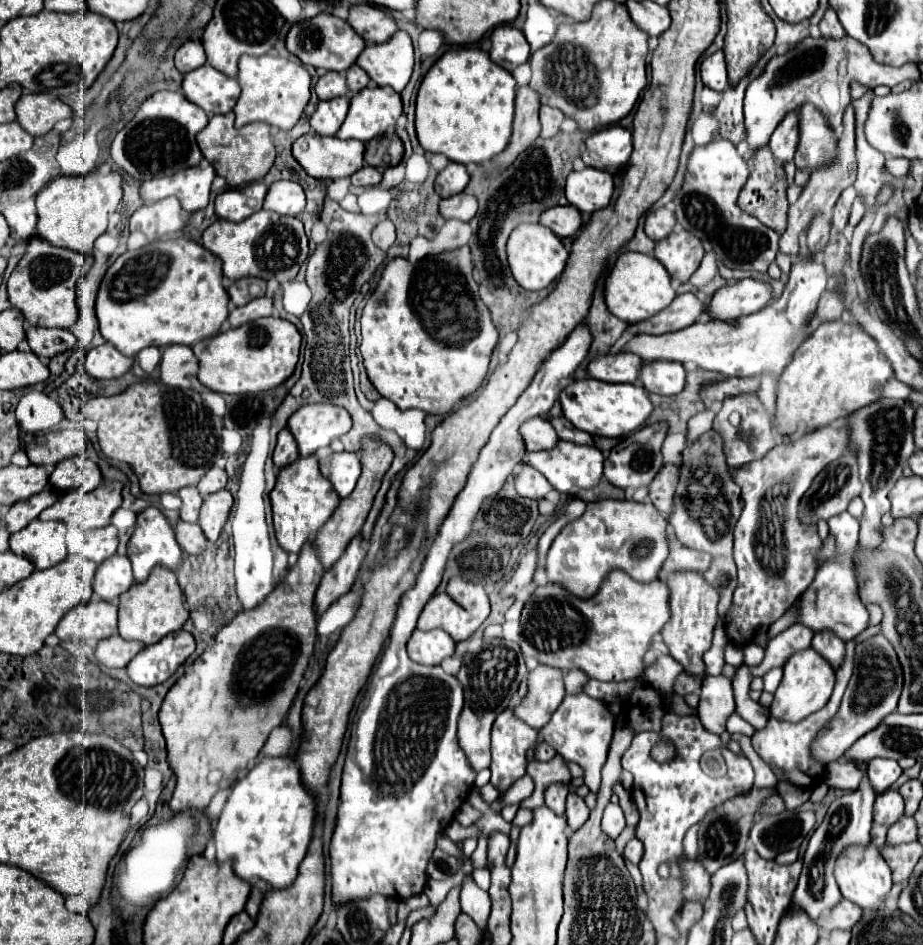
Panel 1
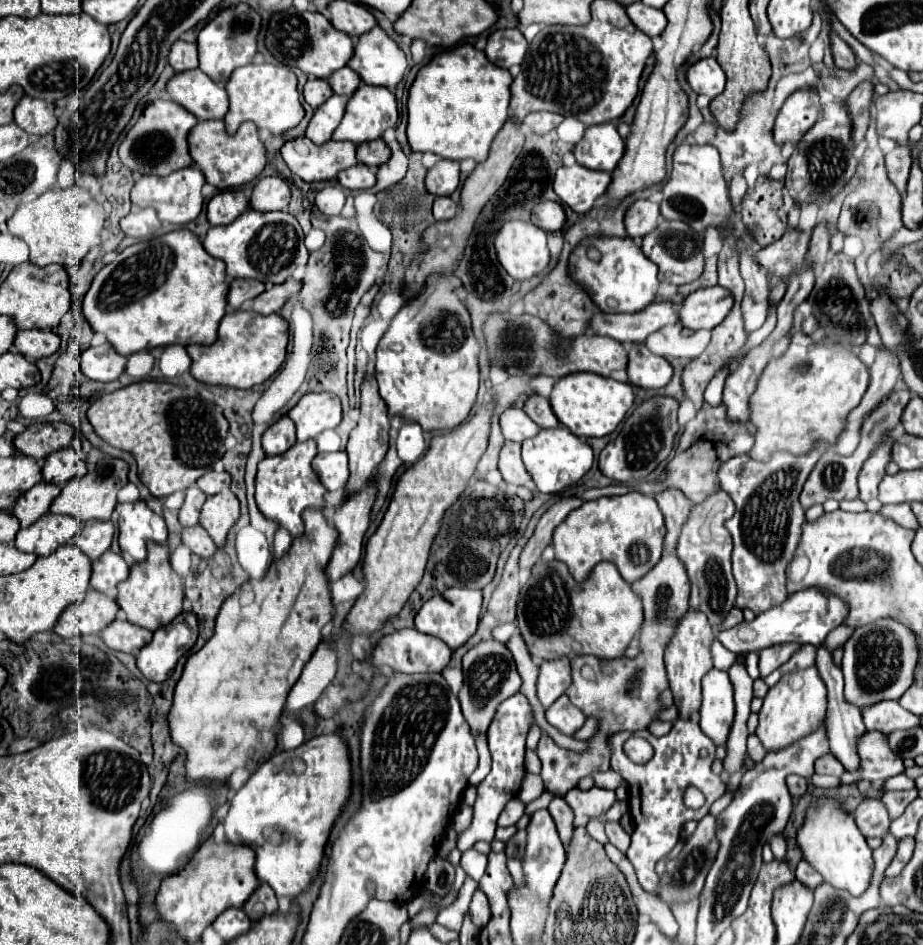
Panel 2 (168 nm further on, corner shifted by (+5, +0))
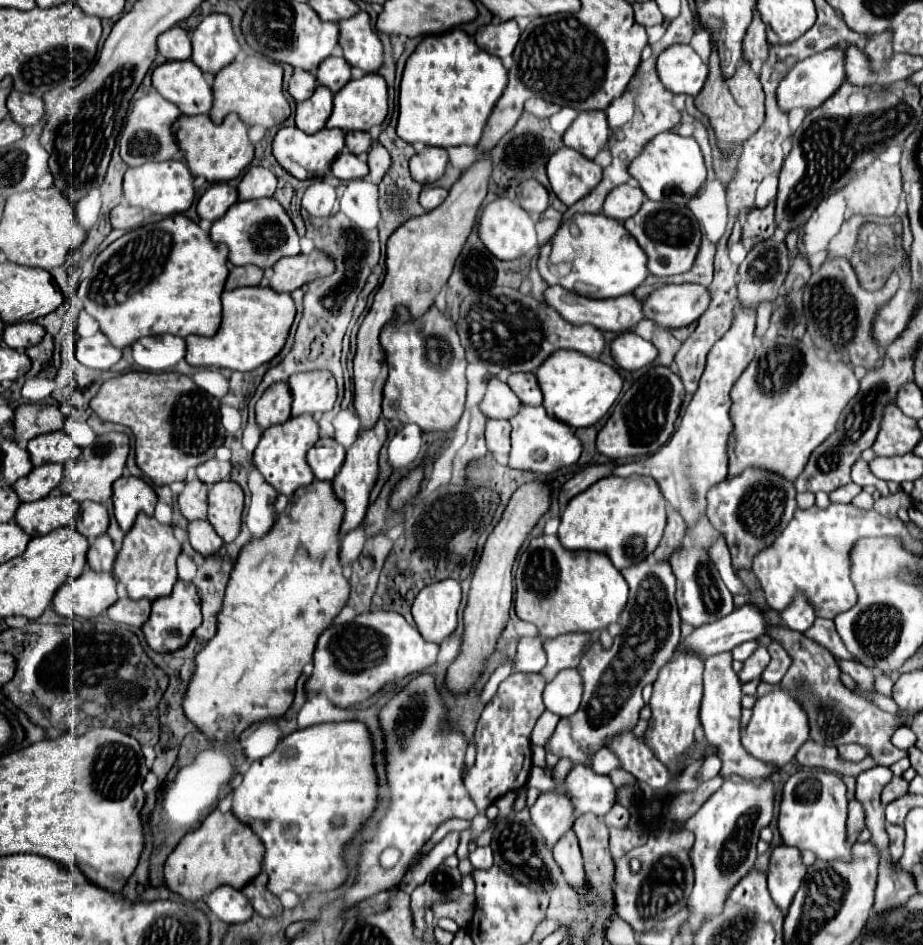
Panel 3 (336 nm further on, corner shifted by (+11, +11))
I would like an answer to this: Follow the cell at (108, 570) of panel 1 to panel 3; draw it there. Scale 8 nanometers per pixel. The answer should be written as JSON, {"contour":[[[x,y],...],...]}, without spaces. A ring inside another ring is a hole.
{"contour":[[[107,534],[95,538],[87,550],[87,564],[95,572],[111,572],[117,558],[117,550]]]}

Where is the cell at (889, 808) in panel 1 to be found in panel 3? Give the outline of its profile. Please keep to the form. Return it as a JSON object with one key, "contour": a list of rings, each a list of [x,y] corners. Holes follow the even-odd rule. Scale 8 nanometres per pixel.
{"contour":[[[851,798],[849,800],[849,818],[847,818],[847,834],[849,834],[851,842],[857,840],[857,836],[861,834],[863,828],[865,828],[863,804],[857,798]]]}

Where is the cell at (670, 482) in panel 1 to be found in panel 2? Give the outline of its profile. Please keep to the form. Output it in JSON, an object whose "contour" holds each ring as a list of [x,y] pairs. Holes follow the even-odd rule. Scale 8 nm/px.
{"contour":[[[679,489],[663,491],[663,493],[655,495],[655,501],[657,501],[657,505],[665,517],[665,525],[667,525],[665,549],[667,549],[667,553],[673,553],[675,545],[677,545],[677,537],[681,533],[681,525],[689,517],[691,501]]]}

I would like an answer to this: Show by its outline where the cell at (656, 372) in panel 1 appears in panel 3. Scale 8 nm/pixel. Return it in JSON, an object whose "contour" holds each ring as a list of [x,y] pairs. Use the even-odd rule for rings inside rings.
{"contour":[[[627,332],[619,334],[611,342],[611,354],[619,368],[633,372],[653,364],[657,358],[657,348],[651,342],[637,336],[635,332]]]}

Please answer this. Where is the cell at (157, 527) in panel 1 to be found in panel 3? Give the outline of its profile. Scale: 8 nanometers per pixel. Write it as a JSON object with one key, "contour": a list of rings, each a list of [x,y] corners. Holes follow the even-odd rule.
{"contour":[[[119,478],[113,484],[113,506],[115,506],[115,518],[123,532],[129,532],[137,514],[145,512],[147,516],[153,516],[157,496],[153,488],[143,482],[141,478]]]}

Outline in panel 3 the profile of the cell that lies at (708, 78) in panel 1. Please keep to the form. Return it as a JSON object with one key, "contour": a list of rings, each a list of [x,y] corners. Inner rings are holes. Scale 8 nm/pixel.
{"contour":[[[671,46],[657,58],[657,72],[667,90],[697,96],[707,80],[709,66],[691,46]]]}

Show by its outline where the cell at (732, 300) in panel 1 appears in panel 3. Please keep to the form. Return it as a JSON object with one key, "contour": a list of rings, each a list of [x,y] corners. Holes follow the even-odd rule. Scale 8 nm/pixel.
{"contour":[[[701,284],[661,286],[645,300],[647,318],[665,328],[681,328],[697,322],[709,304],[711,294]]]}

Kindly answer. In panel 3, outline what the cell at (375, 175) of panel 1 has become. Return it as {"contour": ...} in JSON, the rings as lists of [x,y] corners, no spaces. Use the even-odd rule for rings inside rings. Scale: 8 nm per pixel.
{"contour":[[[343,150],[343,154],[339,154],[339,158],[333,162],[331,172],[339,180],[355,180],[355,178],[365,178],[369,166],[363,158],[351,154],[349,150]]]}

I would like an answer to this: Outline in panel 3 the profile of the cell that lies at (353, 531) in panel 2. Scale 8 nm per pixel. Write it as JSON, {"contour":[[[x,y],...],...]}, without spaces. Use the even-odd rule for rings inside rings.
{"contour":[[[377,422],[375,428],[361,432],[357,436],[357,440],[353,442],[353,446],[347,450],[343,468],[339,470],[339,474],[333,480],[333,492],[335,492],[337,500],[341,500],[343,506],[345,506],[341,536],[355,530],[365,518],[365,512],[367,512],[367,506],[369,506],[369,492],[379,478],[379,450],[381,450],[385,438],[387,438],[387,428],[385,428],[383,422]]]}

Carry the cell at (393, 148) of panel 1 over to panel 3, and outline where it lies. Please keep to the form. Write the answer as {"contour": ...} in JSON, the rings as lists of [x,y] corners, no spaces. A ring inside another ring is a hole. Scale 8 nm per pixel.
{"contour":[[[347,132],[347,136],[345,136],[347,150],[357,156],[363,152],[369,152],[371,144],[373,144],[373,140],[371,140],[369,132]]]}

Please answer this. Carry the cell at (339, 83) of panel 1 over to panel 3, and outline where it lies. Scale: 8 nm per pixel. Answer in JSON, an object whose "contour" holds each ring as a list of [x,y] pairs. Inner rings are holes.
{"contour":[[[297,68],[289,80],[289,94],[295,98],[295,102],[303,102],[315,92],[315,86],[317,78],[311,72]]]}

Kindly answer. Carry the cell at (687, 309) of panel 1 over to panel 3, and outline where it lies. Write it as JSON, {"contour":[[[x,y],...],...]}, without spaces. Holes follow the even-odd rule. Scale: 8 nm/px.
{"contour":[[[549,286],[547,288],[547,304],[555,308],[567,322],[573,324],[593,324],[603,332],[627,332],[637,326],[639,320],[645,318],[643,312],[643,300],[635,298],[635,294],[625,294],[619,298],[607,298],[607,300],[591,300],[585,296],[579,296],[571,290],[565,290],[563,286]]]}

